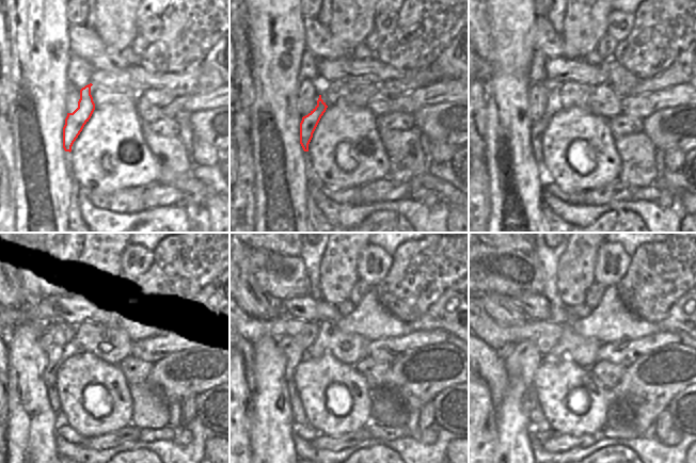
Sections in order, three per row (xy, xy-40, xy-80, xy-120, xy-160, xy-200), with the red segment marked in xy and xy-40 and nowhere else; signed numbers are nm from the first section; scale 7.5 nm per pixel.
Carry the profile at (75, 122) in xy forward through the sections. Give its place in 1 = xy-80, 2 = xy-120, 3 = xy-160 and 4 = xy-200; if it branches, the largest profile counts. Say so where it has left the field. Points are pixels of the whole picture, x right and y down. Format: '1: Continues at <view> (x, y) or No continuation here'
1: Continues at xy-80 (538, 128)
2: Continues at xy-120 (52, 392)
3: Continues at xy-160 (300, 419)
4: Continues at xy-200 (538, 422).

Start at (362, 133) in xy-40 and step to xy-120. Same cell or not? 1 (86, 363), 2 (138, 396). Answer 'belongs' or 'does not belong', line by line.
1: belongs
2: does not belong

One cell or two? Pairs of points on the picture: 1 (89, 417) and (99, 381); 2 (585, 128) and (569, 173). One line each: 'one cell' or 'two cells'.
1: one cell
2: one cell

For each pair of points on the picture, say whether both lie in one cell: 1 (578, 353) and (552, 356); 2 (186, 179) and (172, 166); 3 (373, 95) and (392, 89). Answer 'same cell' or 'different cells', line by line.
1: same cell
2: different cells
3: different cells

